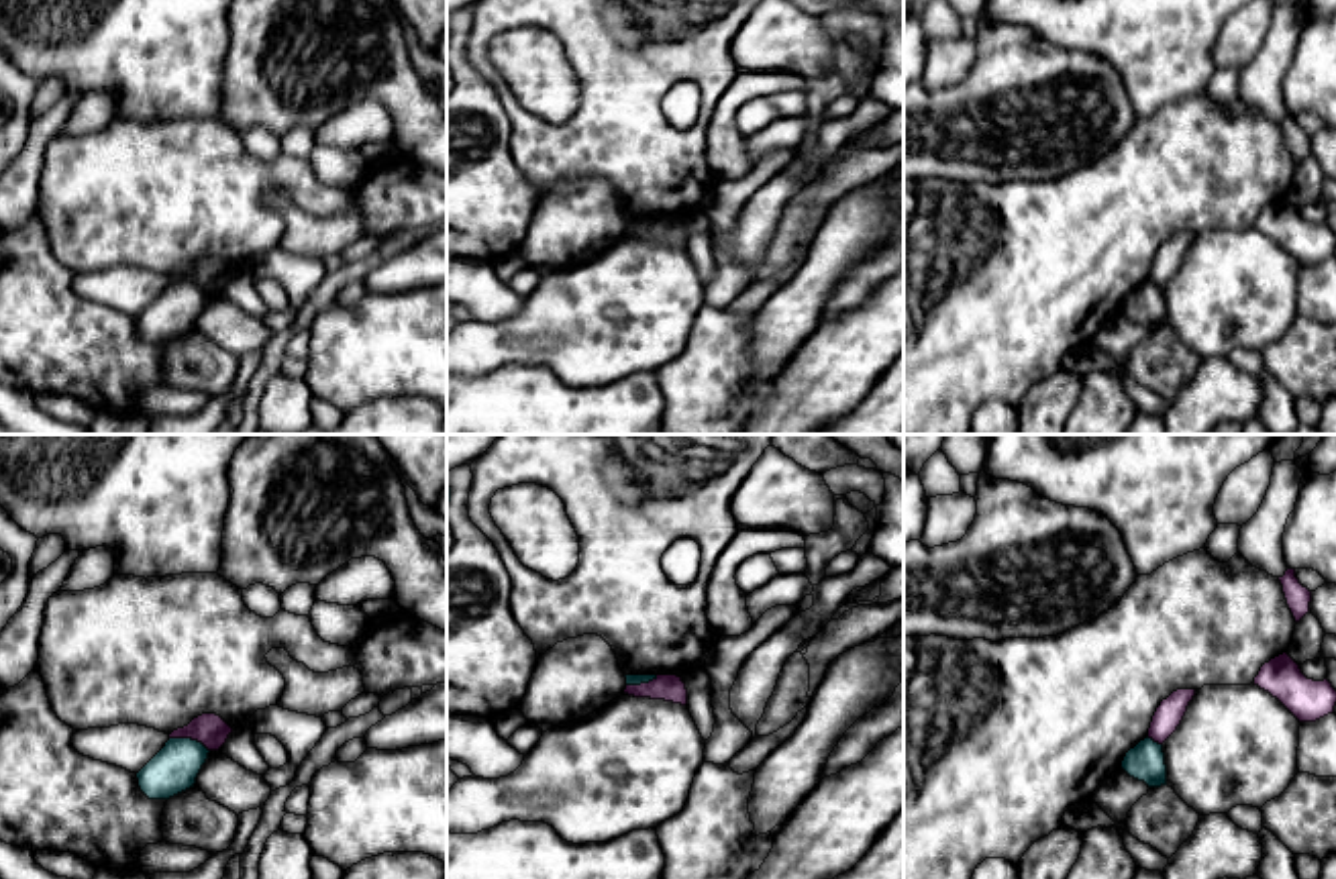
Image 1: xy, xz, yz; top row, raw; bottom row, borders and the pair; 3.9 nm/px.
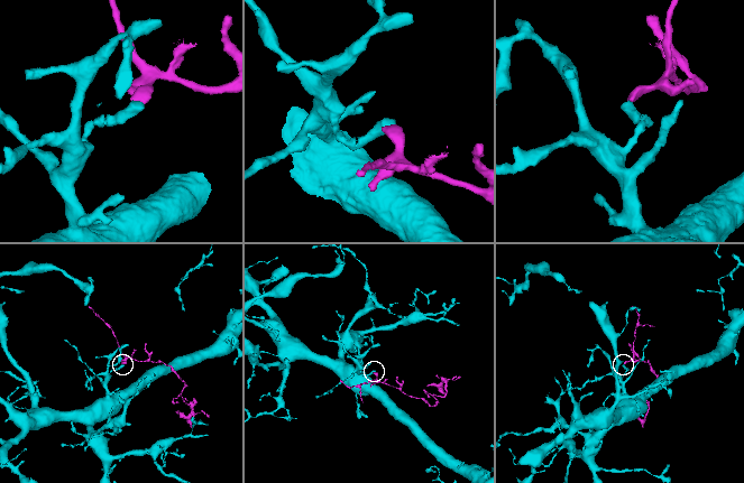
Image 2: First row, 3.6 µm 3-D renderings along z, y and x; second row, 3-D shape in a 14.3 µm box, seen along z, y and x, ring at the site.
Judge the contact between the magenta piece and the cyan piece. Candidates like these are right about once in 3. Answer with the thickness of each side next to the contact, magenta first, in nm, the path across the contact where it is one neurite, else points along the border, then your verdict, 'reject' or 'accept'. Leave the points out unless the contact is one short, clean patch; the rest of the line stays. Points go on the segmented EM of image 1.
130 nm thick on the magenta side, 190 nm on the other; border along xy (170, 737), (196, 739), (209, 751); reject

